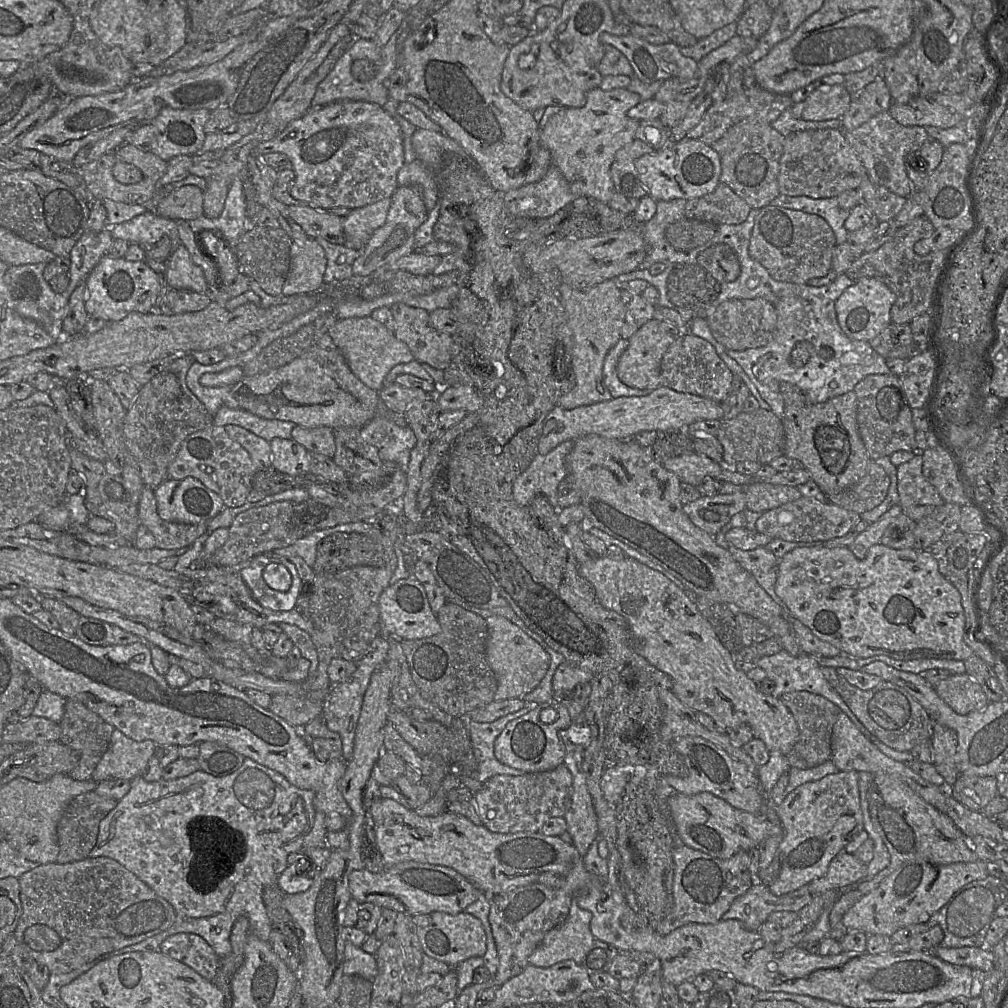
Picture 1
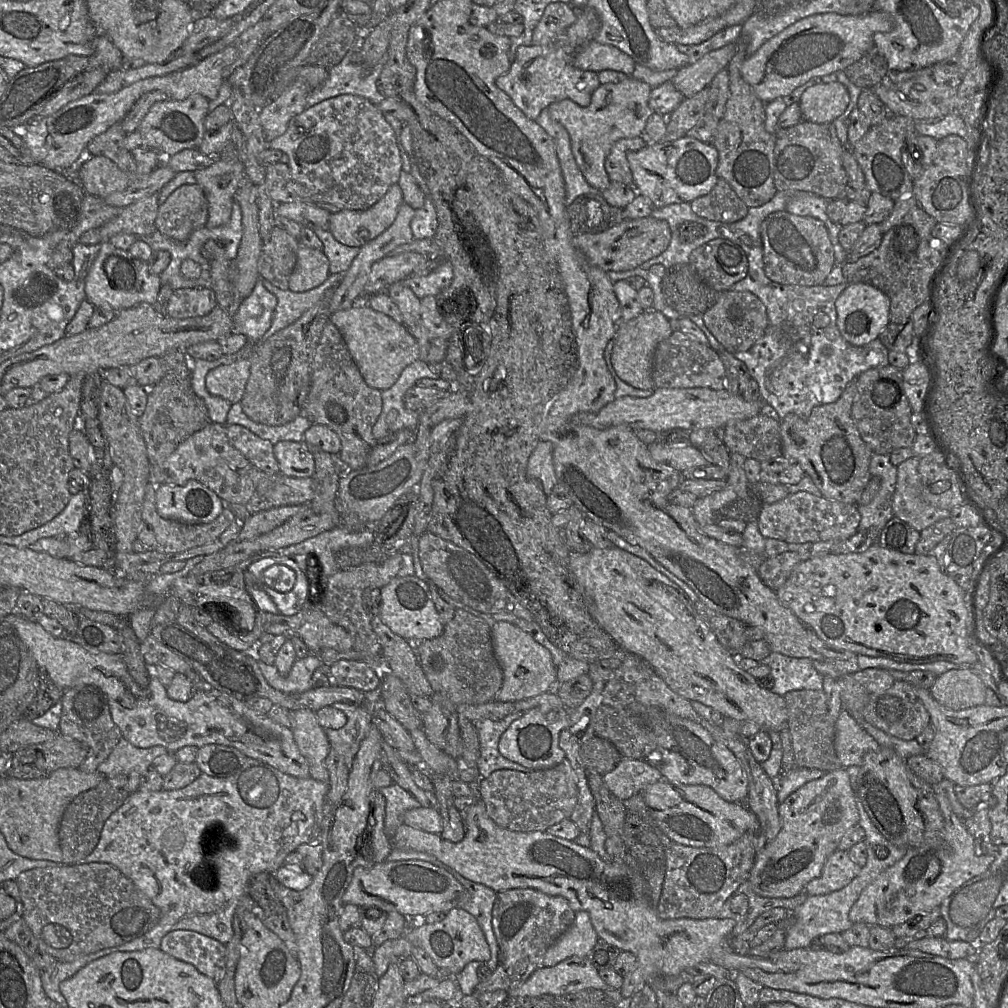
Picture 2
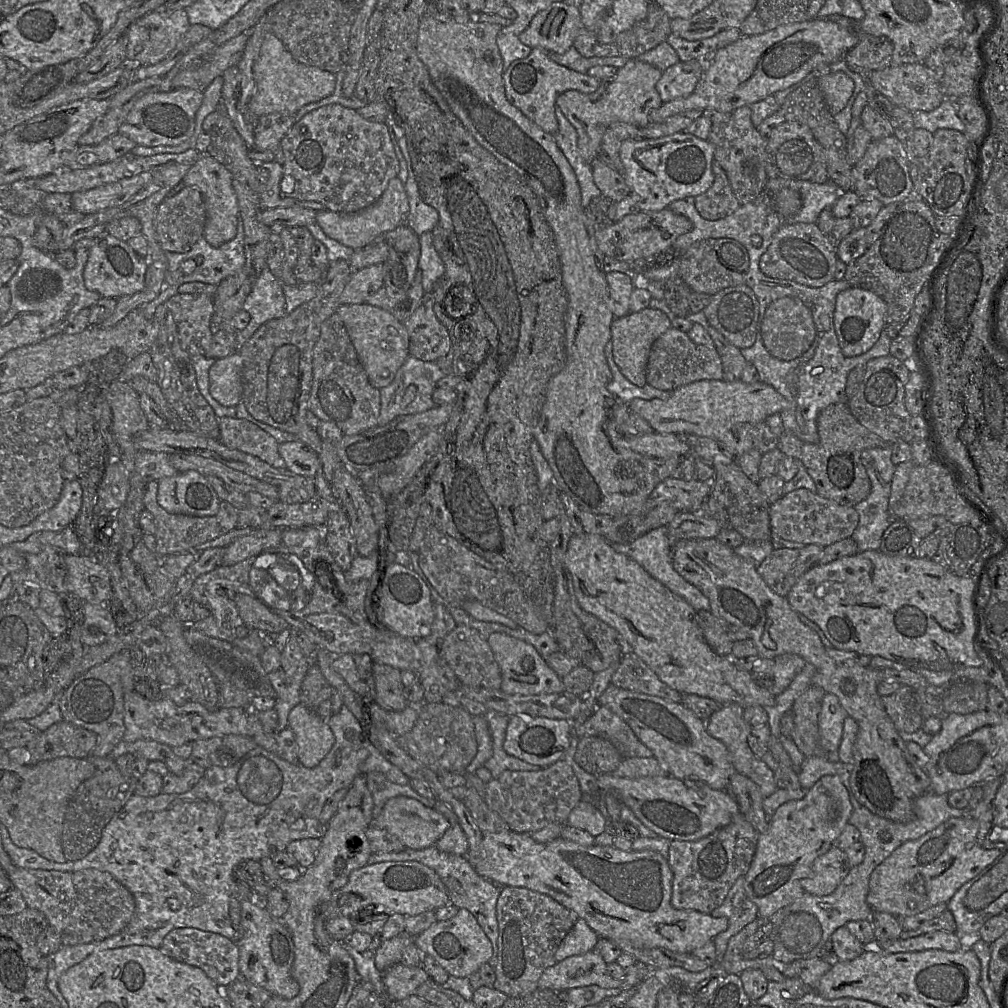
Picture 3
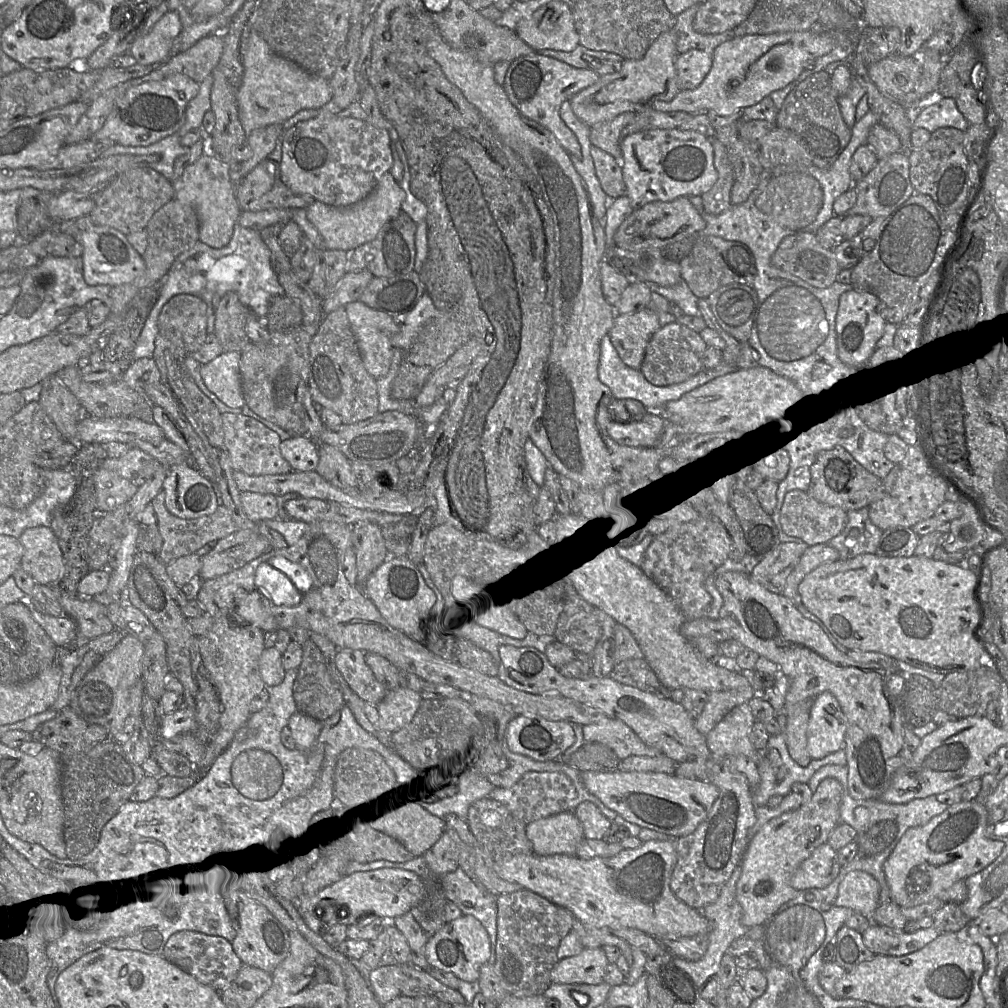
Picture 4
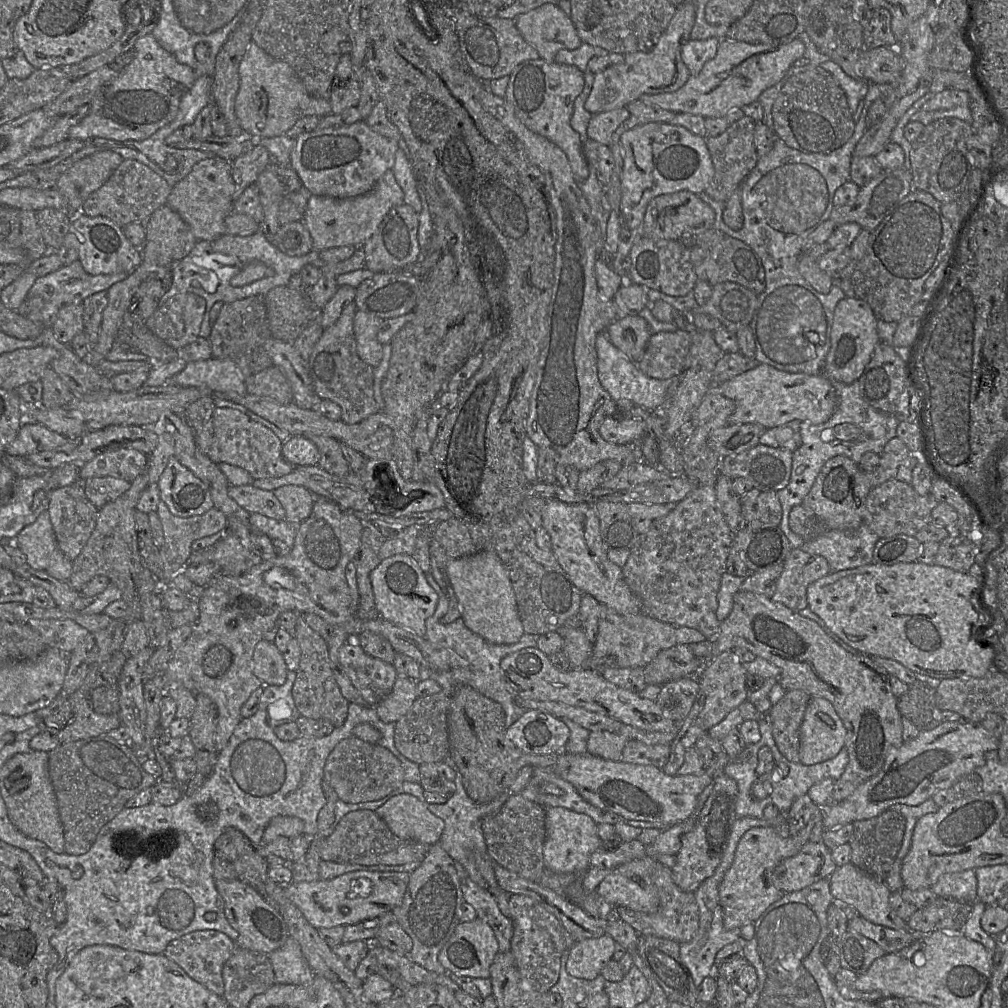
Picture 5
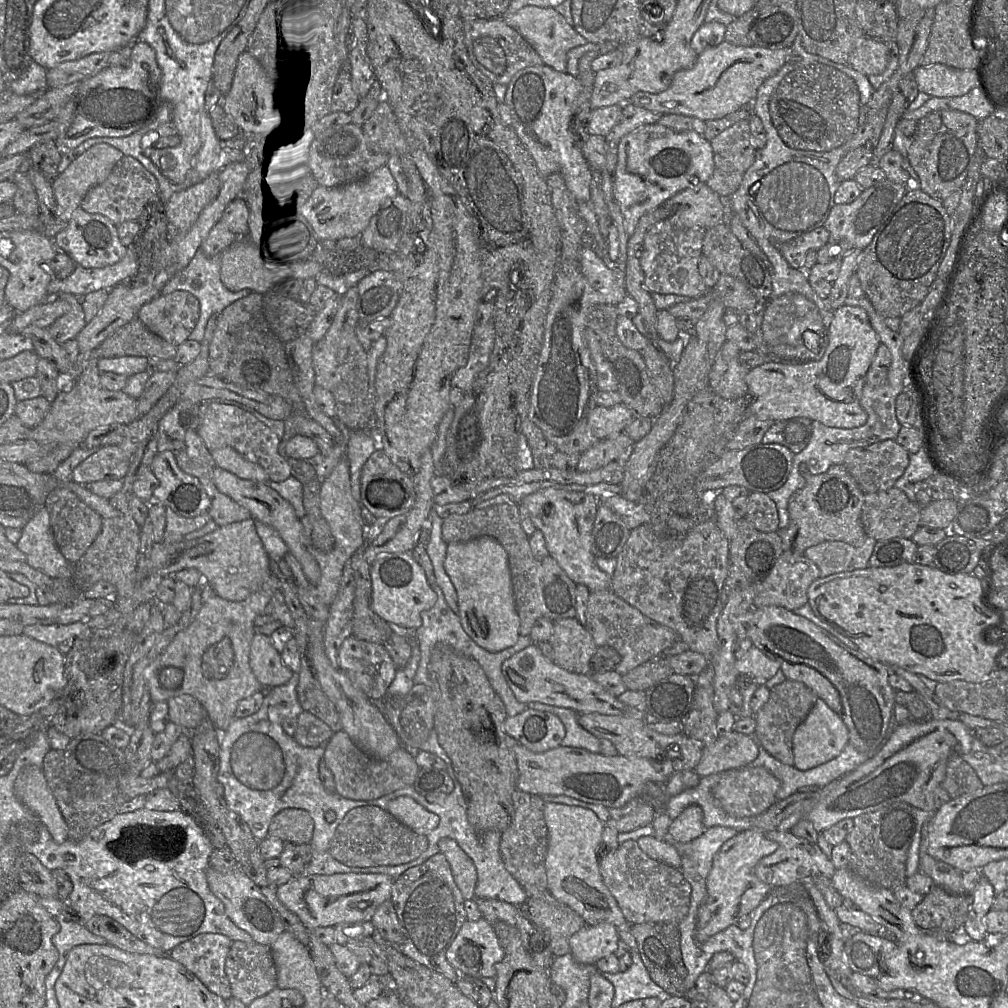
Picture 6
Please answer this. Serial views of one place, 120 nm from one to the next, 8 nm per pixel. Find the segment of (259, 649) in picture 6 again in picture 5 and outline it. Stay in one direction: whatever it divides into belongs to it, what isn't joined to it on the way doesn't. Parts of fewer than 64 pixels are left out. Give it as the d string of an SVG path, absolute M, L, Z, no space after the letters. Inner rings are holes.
M263 639L257 643L253 654L253 672L263 685L283 685L288 671L283 653L274 642Z

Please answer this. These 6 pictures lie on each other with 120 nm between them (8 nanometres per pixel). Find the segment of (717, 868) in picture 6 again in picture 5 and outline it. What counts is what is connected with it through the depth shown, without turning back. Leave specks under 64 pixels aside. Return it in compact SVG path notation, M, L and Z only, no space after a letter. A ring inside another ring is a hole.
M809 822L798 834L789 837L780 836L771 826L755 826L744 833L738 842L734 860L719 886L726 929L741 928L756 921L771 904L784 896L785 892L776 888L772 882L773 871L782 860L796 855L810 841L812 826L813 822Z

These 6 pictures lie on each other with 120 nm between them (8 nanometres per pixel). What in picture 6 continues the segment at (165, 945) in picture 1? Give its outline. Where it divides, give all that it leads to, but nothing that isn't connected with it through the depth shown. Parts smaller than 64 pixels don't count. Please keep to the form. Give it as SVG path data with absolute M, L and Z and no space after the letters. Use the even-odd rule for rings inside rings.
M205 933L180 943L167 955L194 974L208 990L220 996L222 999L228 1000L232 994L225 973L225 960L232 942L233 941L225 935Z

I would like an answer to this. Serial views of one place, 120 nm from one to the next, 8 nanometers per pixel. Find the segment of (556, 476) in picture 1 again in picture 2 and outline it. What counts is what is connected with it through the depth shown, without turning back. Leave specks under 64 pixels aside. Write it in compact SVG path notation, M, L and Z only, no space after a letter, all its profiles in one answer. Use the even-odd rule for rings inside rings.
M540 440L530 455L527 475L542 482L544 492L548 496L558 483L553 464L553 444Z

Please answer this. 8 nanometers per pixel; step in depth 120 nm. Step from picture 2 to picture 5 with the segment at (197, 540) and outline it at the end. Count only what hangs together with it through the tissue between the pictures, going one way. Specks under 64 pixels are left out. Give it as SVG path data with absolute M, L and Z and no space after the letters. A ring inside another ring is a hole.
M160 500L157 513L164 533L164 544L160 547L160 555L163 562L163 579L166 583L170 583L173 577L188 565L195 540L225 531L228 525L228 517L214 507L202 515L179 517L172 514L168 506Z

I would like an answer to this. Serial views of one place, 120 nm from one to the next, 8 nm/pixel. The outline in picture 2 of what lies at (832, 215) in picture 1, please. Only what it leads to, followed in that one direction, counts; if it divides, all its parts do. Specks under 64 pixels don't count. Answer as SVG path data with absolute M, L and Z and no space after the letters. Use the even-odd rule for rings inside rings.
M796 193L789 200L786 210L797 216L810 216L823 222L834 249L835 265L842 266L847 262L847 251L841 246L838 239L843 226L829 219L826 213L828 203L829 200L812 193Z

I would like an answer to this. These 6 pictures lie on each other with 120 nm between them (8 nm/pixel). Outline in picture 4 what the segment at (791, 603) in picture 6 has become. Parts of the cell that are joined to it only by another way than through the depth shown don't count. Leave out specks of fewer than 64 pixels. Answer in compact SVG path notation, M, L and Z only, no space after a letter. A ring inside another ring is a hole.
M828 543L808 546L798 564L788 576L782 595L798 607L802 604L799 585L805 576L820 565L834 562L839 558L839 552Z

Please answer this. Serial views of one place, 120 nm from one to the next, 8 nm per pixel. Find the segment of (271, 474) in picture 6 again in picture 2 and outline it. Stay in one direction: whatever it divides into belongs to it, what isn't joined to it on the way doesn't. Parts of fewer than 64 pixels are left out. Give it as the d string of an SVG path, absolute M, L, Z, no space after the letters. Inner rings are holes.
M225 425L230 444L239 450L257 469L267 474L279 473L274 445L241 425Z

